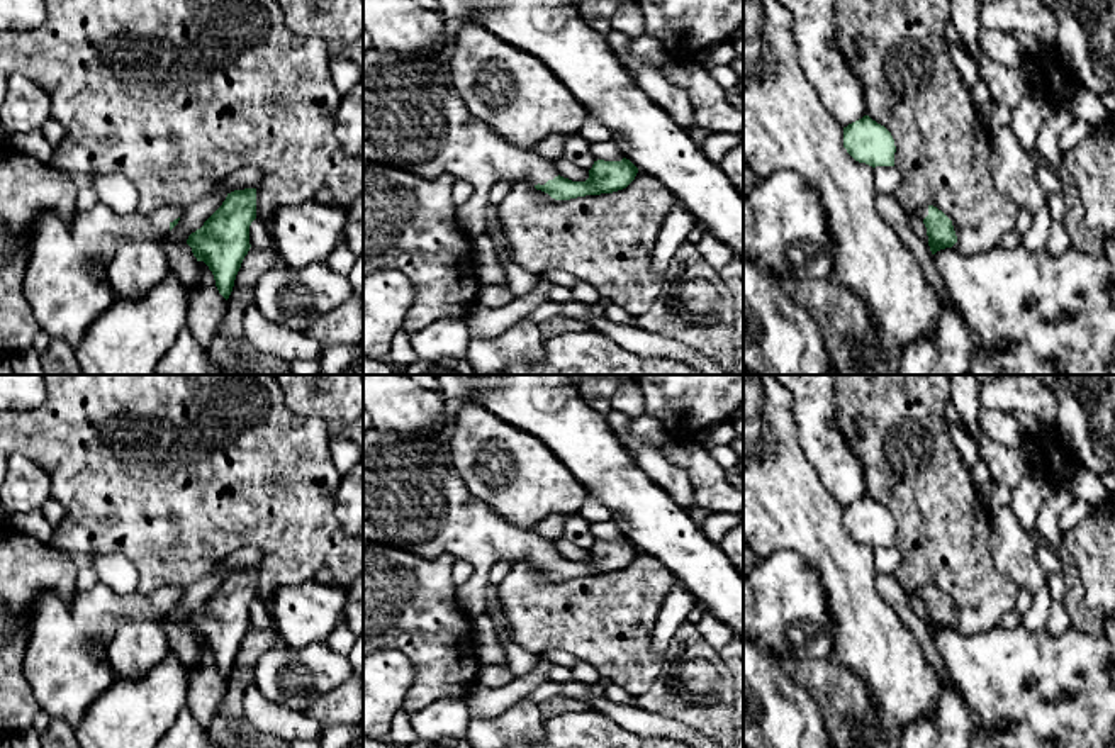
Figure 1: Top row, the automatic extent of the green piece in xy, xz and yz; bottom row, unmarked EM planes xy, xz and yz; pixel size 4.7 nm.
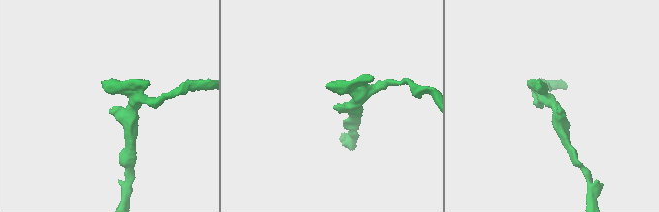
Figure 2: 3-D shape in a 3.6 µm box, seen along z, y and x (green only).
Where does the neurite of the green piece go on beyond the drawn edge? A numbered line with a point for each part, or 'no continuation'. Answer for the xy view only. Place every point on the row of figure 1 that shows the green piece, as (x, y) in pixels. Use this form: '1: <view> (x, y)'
1: xy (65, 282)

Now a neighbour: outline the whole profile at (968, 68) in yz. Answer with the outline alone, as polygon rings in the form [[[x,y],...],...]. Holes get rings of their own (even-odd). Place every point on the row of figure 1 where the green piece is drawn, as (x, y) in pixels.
[[[949,44],[952,63],[955,64],[966,90],[971,93],[981,80],[979,66],[974,58],[959,44]]]

